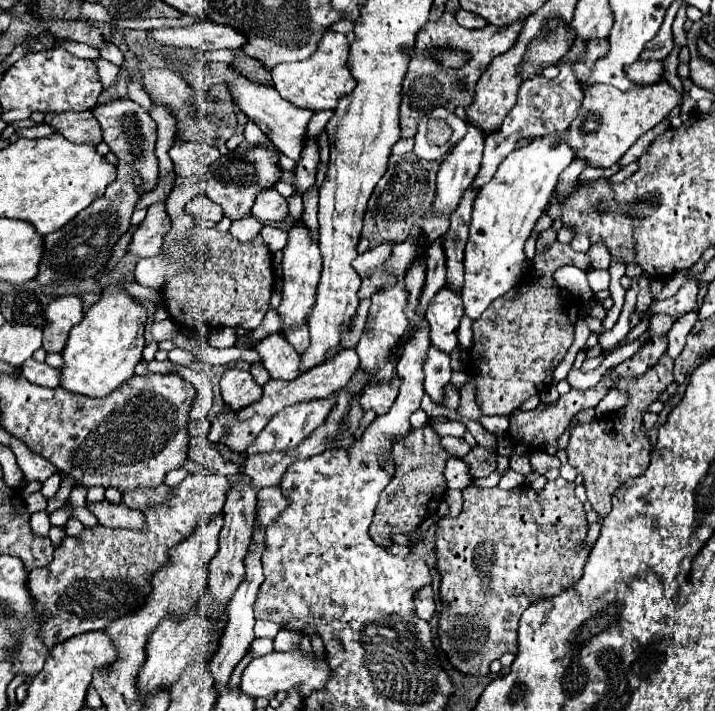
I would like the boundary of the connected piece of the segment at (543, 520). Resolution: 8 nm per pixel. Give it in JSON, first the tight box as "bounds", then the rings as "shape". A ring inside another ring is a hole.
{"bounds":[435,478,587,674],"shape":[[[565,478],[547,482],[537,494],[527,484],[499,490],[467,486],[463,490],[463,510],[457,518],[441,518],[437,522],[435,562],[441,574],[441,614],[439,614],[439,646],[449,664],[461,674],[489,674],[489,664],[505,652],[517,654],[517,628],[521,614],[539,598],[551,598],[573,586],[587,560],[585,548],[585,508],[575,496],[575,484]]]}

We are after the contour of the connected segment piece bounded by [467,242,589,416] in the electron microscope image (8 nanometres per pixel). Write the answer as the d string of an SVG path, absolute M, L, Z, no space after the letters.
M555 242L545 254L537 254L533 258L535 270L531 274L531 282L525 280L517 284L473 322L475 346L469 352L467 364L479 372L477 404L483 414L509 416L529 396L551 386L555 366L573 344L573 330L579 314L579 302L553 280L553 272L565 264L589 270L589 256Z

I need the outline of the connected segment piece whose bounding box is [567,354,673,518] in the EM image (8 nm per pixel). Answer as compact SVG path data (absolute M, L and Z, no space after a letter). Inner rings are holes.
M663 354L655 366L651 366L641 376L623 376L617 378L615 388L629 394L629 400L617 412L595 418L587 424L577 424L571 430L567 456L569 464L583 476L583 486L587 488L587 500L599 518L605 518L611 512L611 496L613 492L631 476L641 476L649 466L651 456L651 440L649 434L643 432L643 414L647 408L659 400L665 388L673 382L673 360L669 354Z

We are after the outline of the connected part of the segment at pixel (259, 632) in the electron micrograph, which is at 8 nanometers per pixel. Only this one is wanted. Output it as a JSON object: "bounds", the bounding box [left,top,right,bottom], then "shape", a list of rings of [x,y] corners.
{"bounds":[255,622,281,638],"shape":[[[257,622],[255,624],[255,636],[257,638],[263,638],[263,636],[269,636],[269,638],[275,638],[275,634],[281,630],[281,626],[273,624],[273,622]]]}

